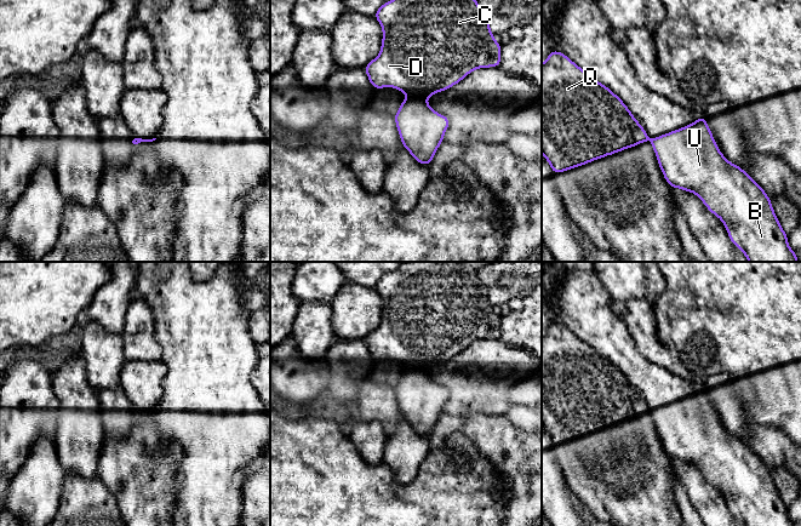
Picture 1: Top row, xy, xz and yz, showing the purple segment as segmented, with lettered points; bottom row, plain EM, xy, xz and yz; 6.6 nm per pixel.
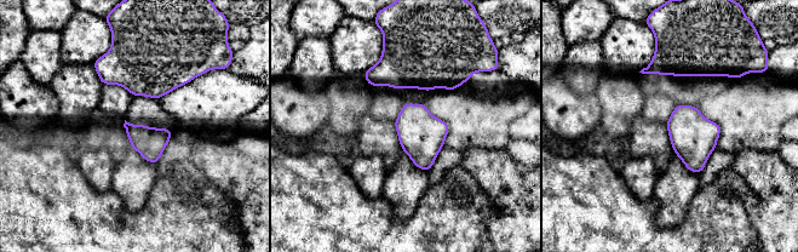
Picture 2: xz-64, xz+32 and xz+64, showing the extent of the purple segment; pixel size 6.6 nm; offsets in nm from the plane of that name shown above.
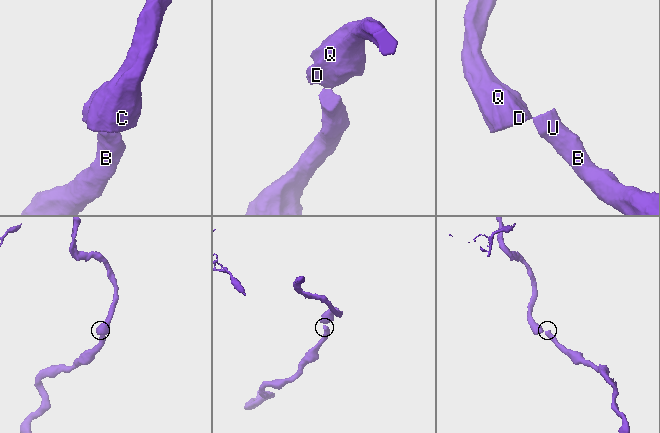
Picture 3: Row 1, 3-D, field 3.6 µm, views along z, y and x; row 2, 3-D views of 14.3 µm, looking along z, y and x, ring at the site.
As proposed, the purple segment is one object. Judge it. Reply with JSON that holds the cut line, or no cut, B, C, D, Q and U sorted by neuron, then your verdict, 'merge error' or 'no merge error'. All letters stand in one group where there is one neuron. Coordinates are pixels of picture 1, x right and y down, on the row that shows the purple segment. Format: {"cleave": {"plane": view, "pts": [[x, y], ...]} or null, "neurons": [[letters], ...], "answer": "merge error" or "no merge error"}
{"cleave": {"plane": "xz", "pts": [[419, 97], [425, 99]]}, "neurons": [["B", "U"], ["C", "D", "Q"]], "answer": "merge error"}

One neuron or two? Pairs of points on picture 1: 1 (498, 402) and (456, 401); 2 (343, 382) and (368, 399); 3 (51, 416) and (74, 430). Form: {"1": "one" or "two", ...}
{"1": "one", "2": "two", "3": "two"}

